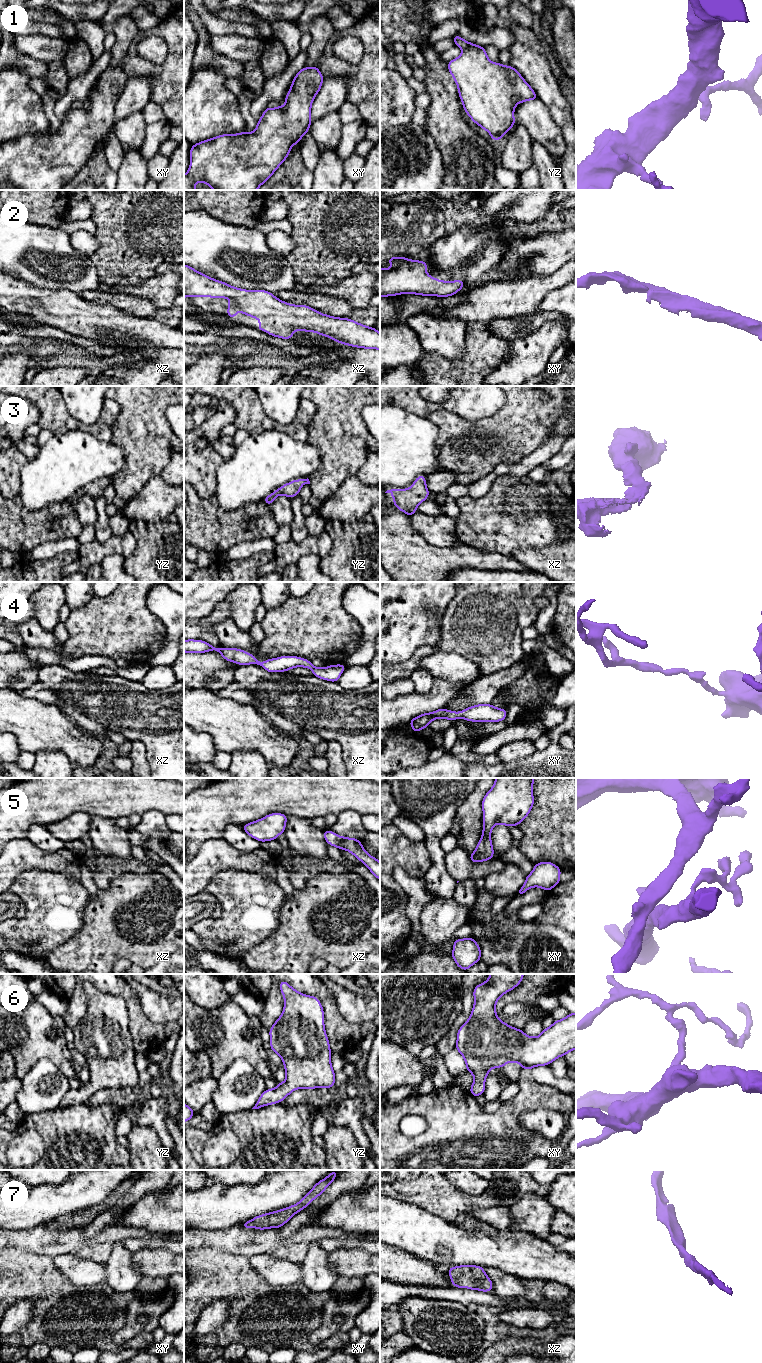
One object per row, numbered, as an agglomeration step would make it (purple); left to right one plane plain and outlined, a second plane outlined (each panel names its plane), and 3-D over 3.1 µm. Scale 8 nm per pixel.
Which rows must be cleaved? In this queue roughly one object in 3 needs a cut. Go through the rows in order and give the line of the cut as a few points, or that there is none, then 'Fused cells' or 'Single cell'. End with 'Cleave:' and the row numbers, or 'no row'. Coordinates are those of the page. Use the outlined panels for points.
1: No split. Single cell
2: No split. Single cell
3: No split. Single cell
4: No split. Single cell
5: No split. Single cell
6: No split. Single cell
7: No split. Single cell
Cleave: no row

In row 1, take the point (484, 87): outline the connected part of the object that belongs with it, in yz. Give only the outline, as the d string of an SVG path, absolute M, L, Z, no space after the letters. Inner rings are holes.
M458 34L453 40L462 49L462 54L447 63L447 67L458 87L464 111L489 132L492 140L499 141L516 123L515 106L528 100L536 101L536 93L514 67L490 61L484 47L472 44Z

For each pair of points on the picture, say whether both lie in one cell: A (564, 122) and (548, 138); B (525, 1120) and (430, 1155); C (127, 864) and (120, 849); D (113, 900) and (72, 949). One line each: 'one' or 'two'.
A: two
B: two
C: two
D: one

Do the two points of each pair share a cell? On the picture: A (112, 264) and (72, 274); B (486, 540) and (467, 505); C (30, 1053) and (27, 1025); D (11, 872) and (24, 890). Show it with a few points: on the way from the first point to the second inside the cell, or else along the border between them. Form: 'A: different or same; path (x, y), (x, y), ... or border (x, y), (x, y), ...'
A: different; border (90, 257), (101, 281)
B: same; path (486, 531), (486, 524), (476, 514)
C: same; path (29, 1046), (28, 1032)
D: different; border (38, 869), (26, 869), (10, 886)

